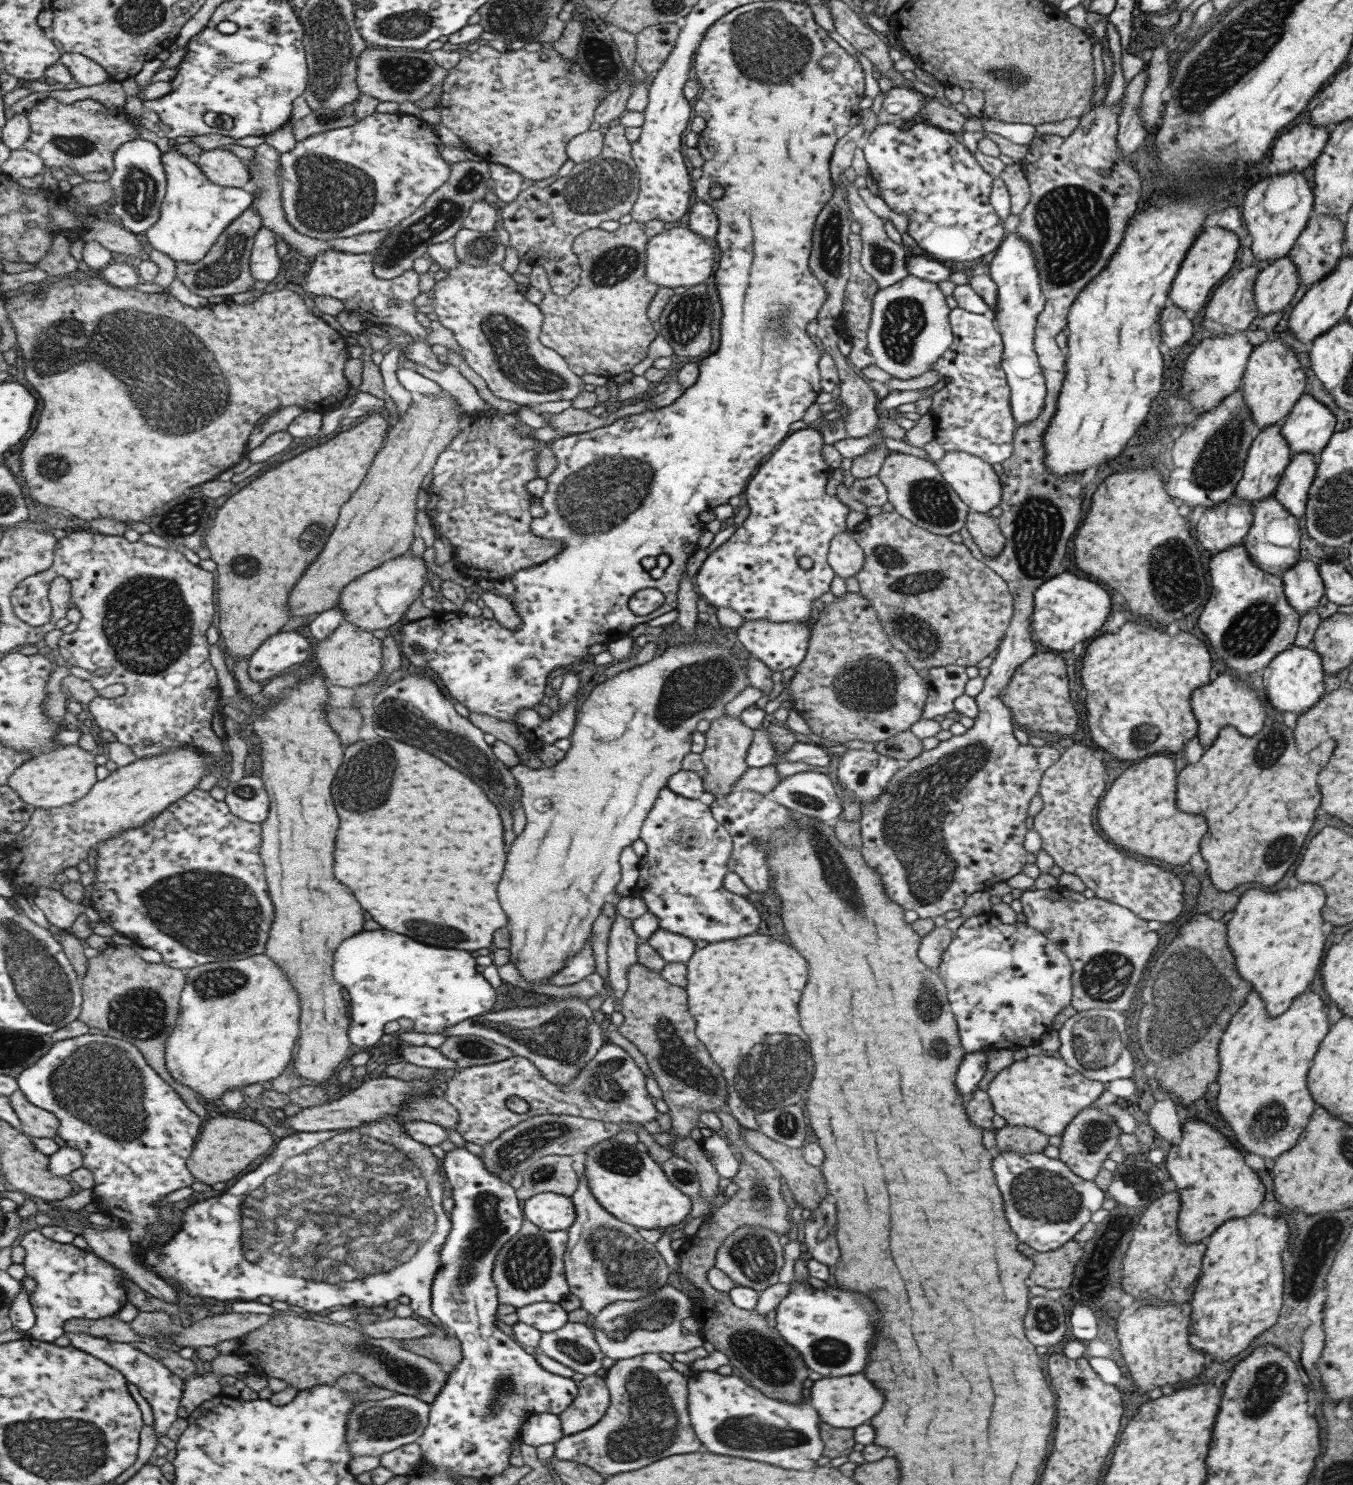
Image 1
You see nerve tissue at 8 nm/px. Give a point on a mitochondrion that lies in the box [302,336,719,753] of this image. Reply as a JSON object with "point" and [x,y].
{"point":[592,501]}

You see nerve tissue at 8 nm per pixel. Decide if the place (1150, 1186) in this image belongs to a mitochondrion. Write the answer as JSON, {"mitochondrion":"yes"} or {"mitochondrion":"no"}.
{"mitochondrion":"no"}

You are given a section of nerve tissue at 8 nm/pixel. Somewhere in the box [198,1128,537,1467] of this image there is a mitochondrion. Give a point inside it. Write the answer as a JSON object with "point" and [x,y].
{"point":[478,1243]}

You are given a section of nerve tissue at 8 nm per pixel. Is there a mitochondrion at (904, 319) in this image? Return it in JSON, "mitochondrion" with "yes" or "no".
{"mitochondrion":"yes"}

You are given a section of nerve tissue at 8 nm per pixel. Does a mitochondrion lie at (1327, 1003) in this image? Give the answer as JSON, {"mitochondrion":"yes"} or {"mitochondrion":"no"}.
{"mitochondrion":"no"}

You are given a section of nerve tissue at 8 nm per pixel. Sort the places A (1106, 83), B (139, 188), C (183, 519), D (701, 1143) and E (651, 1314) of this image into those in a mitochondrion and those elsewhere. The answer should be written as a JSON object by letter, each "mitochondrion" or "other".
{"A":"other","B":"mitochondrion","C":"mitochondrion","D":"other","E":"mitochondrion"}

